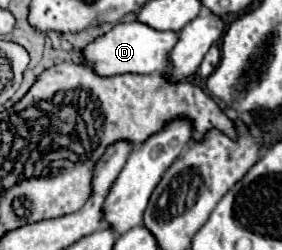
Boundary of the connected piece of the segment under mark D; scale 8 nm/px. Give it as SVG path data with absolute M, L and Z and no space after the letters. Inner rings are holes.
M138 20L118 24L84 48L84 58L100 76L116 74L162 74L170 66L170 52L178 42L176 32L160 32Z

